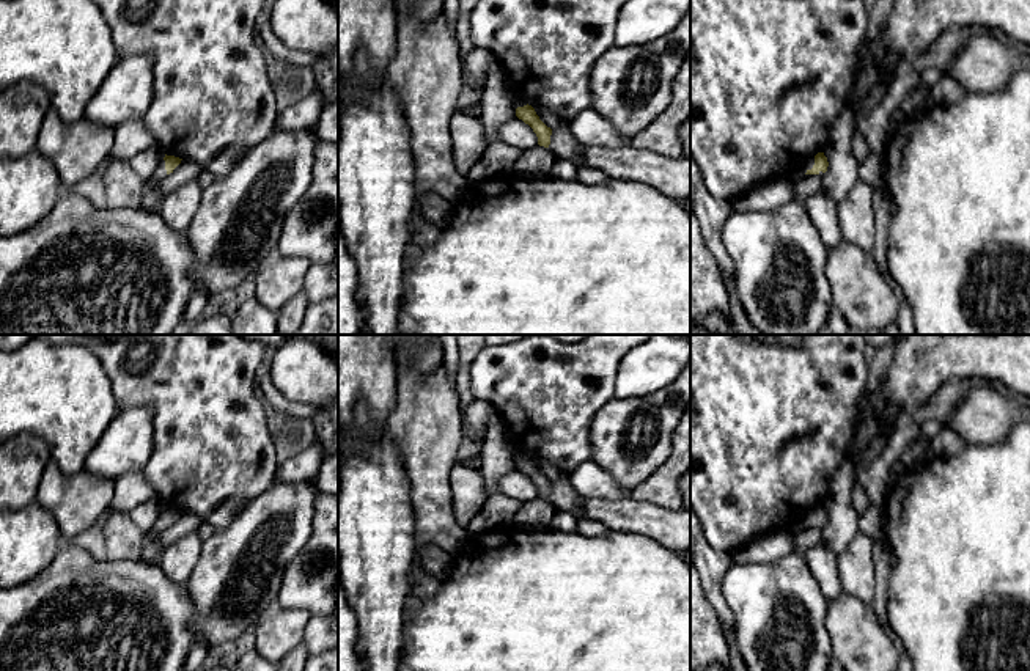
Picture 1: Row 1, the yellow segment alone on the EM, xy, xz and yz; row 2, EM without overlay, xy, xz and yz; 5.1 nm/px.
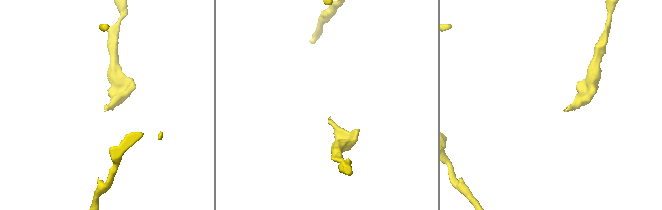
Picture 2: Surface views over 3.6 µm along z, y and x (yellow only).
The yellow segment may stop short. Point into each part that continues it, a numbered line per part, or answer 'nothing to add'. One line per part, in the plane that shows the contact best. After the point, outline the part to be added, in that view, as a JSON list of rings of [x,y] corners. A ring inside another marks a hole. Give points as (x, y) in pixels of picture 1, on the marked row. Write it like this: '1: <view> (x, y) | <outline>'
1: yz (809, 164) | [[[815,156],[810,157],[808,160],[805,160],[797,171],[791,173],[791,174],[786,176],[786,178],[788,178],[789,181],[796,182],[797,179],[805,178],[805,176],[807,176],[805,173],[807,173],[808,170],[811,170],[813,165],[815,165]]]

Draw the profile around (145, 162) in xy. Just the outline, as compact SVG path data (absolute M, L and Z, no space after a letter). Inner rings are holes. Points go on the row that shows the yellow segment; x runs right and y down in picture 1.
M156 145L134 156L131 165L143 181L148 181L164 157L165 152Z

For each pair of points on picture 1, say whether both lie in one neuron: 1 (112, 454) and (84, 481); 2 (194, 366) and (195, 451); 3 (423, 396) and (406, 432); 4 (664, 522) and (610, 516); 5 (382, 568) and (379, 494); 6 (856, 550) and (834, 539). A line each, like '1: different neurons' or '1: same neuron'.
1: different neurons
2: same neuron
3: same neuron
4: same neuron
5: same neuron
6: different neurons

